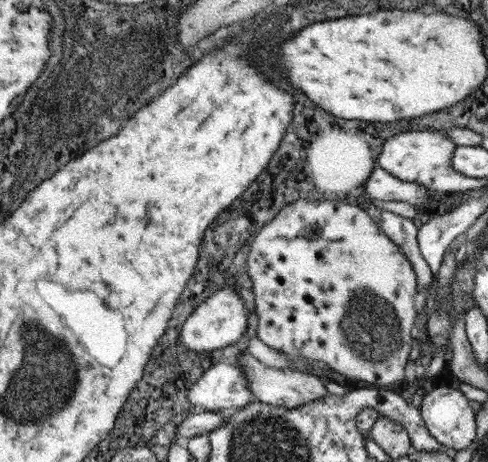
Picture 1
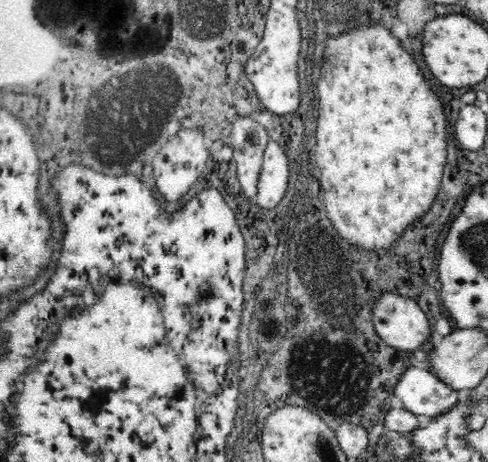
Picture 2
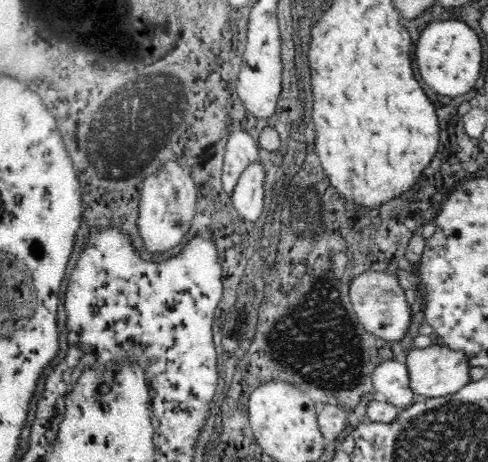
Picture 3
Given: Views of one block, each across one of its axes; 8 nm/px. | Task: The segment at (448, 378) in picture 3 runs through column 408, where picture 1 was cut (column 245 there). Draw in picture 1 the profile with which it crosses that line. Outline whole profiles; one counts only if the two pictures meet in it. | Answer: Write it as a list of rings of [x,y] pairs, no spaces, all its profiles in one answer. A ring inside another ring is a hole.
[[[247,352],[239,354],[239,366],[243,368],[243,372],[247,376],[247,388],[251,390],[251,394],[255,396],[257,402],[265,402],[265,404],[271,404],[271,406],[281,406],[281,408],[293,410],[293,408],[299,408],[303,404],[323,400],[329,394],[329,392],[325,392],[325,382],[321,382],[321,378],[311,376],[311,374],[303,374],[299,370],[269,368]]]

